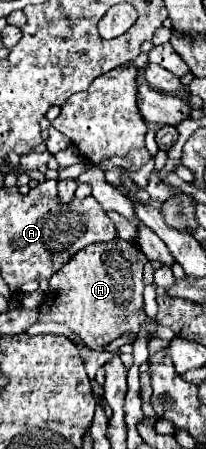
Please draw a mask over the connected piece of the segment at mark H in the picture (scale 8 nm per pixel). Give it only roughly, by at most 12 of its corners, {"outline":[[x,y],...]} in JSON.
{"outline":[[79,250],[49,284],[39,322],[101,352],[147,334],[141,250]]}

